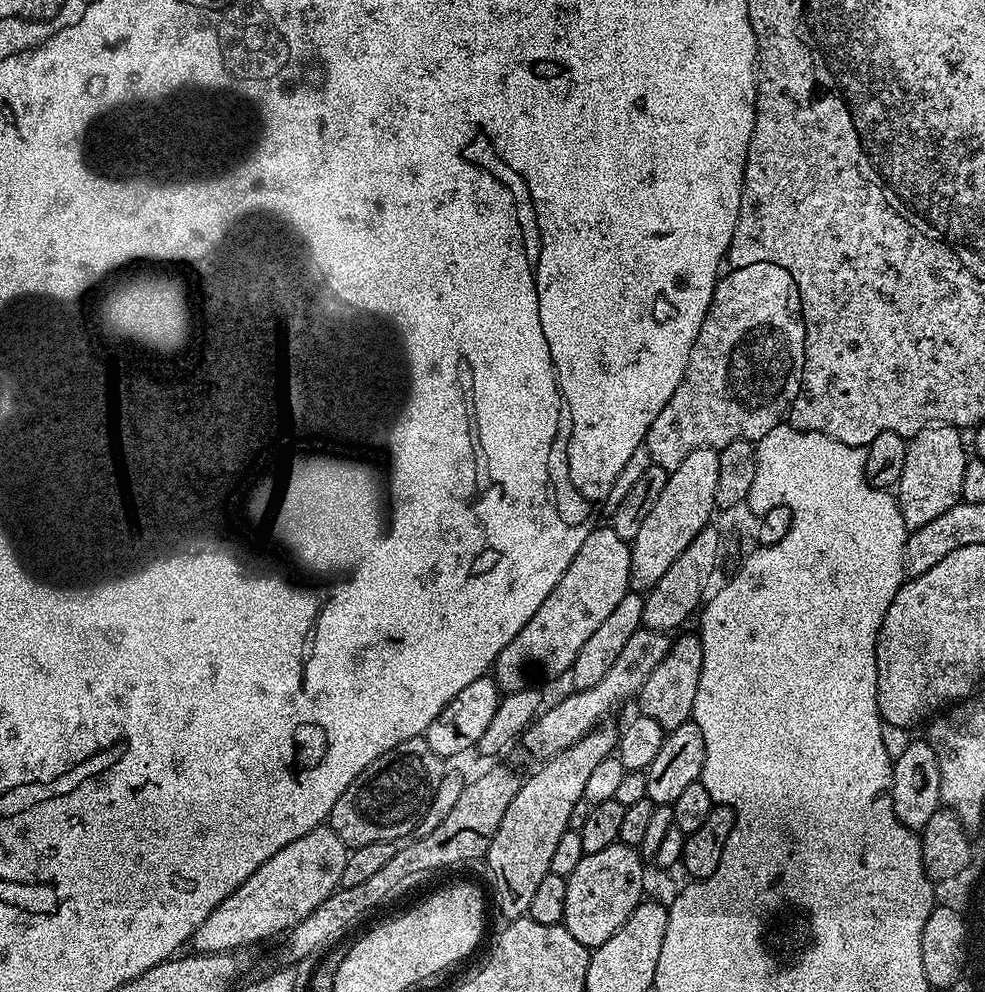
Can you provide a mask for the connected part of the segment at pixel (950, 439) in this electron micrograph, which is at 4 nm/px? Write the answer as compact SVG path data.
M933 424L908 440L906 466L902 466L894 495L909 530L934 522L938 514L946 514L946 510L961 503L962 470L966 470L969 457L964 453L964 440L960 436L963 436L961 429L951 424Z

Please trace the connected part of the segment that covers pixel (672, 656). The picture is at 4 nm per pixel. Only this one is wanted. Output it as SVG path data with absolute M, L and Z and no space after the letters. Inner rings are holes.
M692 634L677 644L675 641L668 656L662 658L658 666L654 666L654 674L646 678L638 694L639 715L654 718L654 722L658 722L658 726L662 726L665 730L689 723L694 710L694 694L698 694L698 678L702 678L702 642L699 635Z

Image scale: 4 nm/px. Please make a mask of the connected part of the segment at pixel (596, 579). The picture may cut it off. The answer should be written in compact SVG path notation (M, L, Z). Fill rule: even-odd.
M611 526L593 527L592 533L582 542L582 550L566 566L566 574L558 578L558 586L550 590L550 595L534 618L518 630L514 642L498 654L494 665L494 679L501 693L517 692L529 687L535 676L560 676L571 669L578 650L586 643L586 638L602 626L602 622L614 611L614 606L630 590L630 558L632 549L629 541L618 538Z

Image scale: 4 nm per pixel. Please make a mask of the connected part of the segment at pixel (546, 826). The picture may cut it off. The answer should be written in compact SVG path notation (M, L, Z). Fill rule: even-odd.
M601 723L587 736L574 742L574 746L543 761L540 769L529 780L525 779L518 794L514 794L514 802L510 802L510 807L506 809L486 857L488 872L492 875L492 888L496 891L496 904L505 921L528 915L528 907L537 887L550 872L550 862L558 841L568 831L570 814L576 803L584 799L590 773L597 768L598 762L602 762L602 758L615 753L617 739L617 725Z

